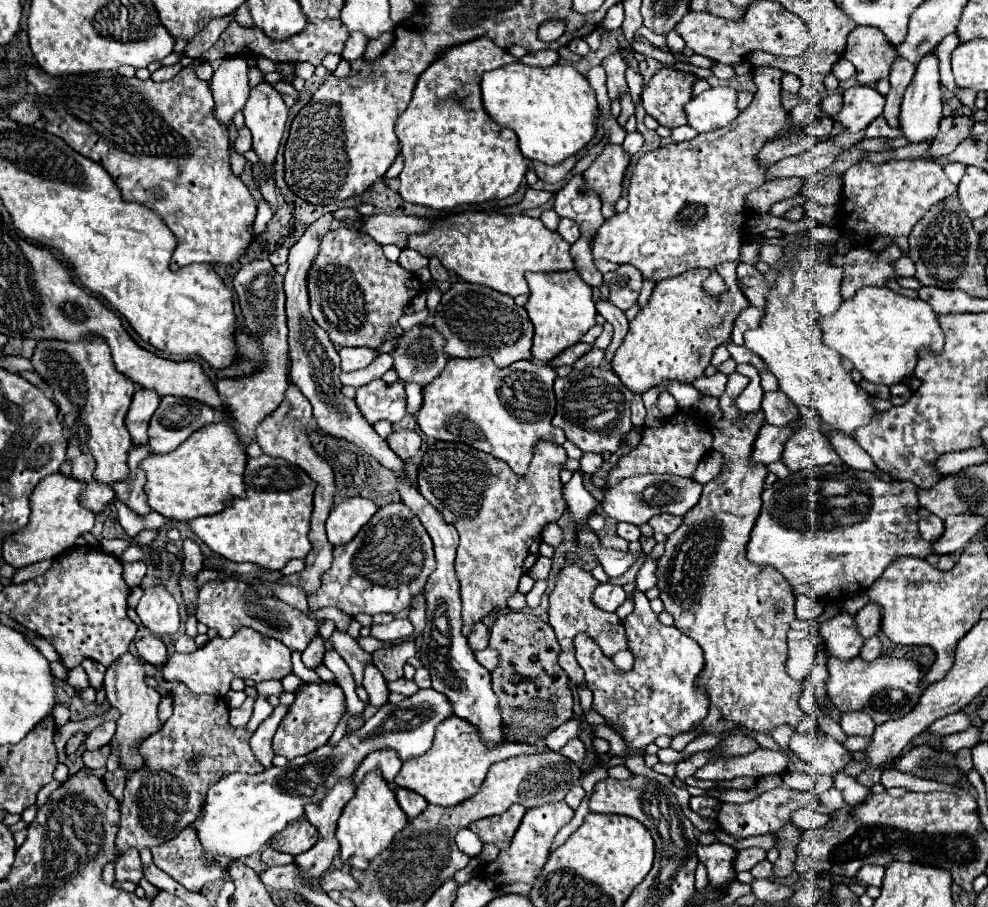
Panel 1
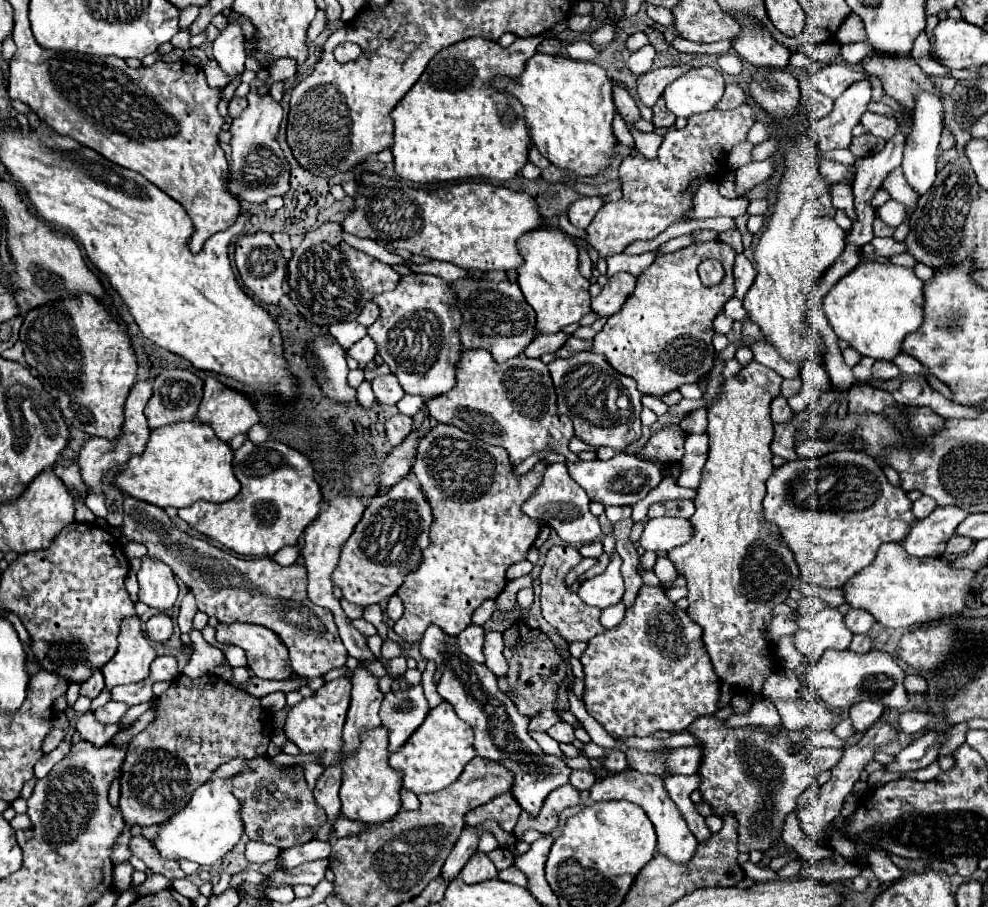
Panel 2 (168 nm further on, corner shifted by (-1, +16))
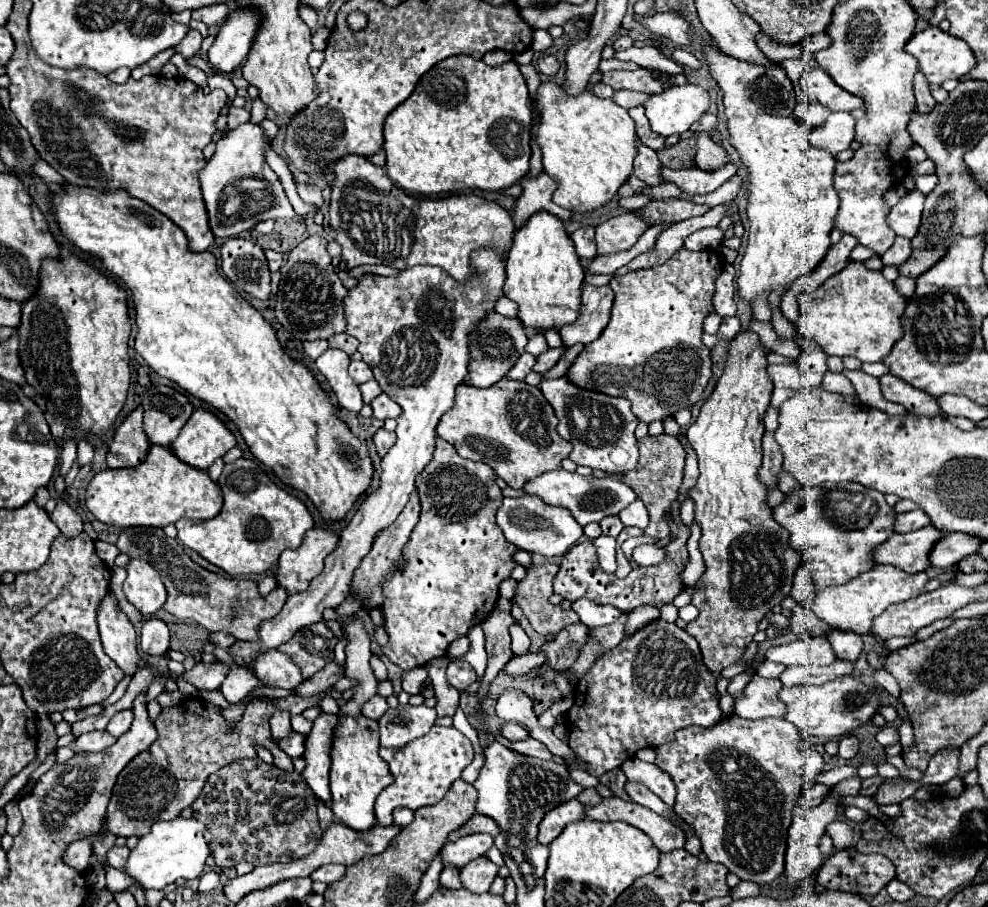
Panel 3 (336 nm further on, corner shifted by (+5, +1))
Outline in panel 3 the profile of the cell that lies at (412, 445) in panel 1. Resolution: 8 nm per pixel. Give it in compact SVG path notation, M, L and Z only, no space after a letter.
M379 429L379 431L373 435L373 441L375 441L375 445L377 445L379 455L383 457L383 455L393 447L393 443L395 443L395 435L389 433L389 431L385 431L385 429Z

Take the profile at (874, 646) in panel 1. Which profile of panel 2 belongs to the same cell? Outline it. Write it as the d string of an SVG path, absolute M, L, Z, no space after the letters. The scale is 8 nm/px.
M867 634L867 636L855 636L849 648L851 648L853 652L857 652L857 654L863 654L863 652L869 652L871 646L873 646L873 640L871 640L871 636Z

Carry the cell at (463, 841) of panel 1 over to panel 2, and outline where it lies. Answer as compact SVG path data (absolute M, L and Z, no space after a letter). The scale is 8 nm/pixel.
M479 832L479 850L481 852L489 852L489 850L495 850L495 848L499 848L499 844L497 844L497 840L495 840L495 836L491 836L491 832Z

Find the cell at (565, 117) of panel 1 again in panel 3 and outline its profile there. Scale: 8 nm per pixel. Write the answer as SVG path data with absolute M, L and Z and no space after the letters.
M541 83L535 107L541 115L535 139L543 151L543 169L559 181L553 201L573 213L591 213L607 205L633 175L637 135L629 113L611 99L599 99L587 89L569 97L555 83Z

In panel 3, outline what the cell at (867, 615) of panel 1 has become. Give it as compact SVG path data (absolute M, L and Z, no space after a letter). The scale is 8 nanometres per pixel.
M833 629L829 635L827 635L837 659L845 659L845 661L857 661L857 657L861 655L863 651L863 641L857 633L851 633L851 631L837 631Z

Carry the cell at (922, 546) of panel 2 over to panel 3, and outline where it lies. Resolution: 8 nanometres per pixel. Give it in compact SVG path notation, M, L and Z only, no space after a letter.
M933 525L903 535L895 533L873 549L873 563L893 565L905 573L925 571L929 567L929 553L939 537L941 531L937 531Z

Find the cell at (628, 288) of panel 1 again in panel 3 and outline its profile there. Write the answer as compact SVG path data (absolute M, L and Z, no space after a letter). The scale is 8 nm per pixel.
M585 285L581 295L581 311L577 321L569 323L569 327L561 327L559 335L563 347L571 347L575 343L591 343L595 341L605 325L609 323L609 311L613 305L613 291L611 287L593 287Z

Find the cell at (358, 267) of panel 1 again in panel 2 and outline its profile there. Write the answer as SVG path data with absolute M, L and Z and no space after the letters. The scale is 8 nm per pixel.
M325 222L319 228L305 234L301 246L289 260L289 298L301 312L301 316L315 326L333 326L339 322L355 320L365 302L377 294L393 290L399 282L399 274L373 256L355 250L343 240L343 228L337 222Z

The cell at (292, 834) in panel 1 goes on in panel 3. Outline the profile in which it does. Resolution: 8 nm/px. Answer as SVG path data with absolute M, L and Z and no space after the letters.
M259 757L253 759L237 759L209 775L201 795L191 805L193 817L205 823L205 839L209 839L209 847L213 847L211 855L219 869L235 867L241 861L249 861L253 865L269 865L269 863L289 863L311 853L321 841L321 827L317 819L317 803L315 795L309 791L301 773L281 771L273 763L265 763Z

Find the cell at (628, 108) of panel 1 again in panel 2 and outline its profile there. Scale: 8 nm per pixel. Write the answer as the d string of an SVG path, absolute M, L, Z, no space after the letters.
M617 113L614 117L612 128L615 137L620 143L625 144L630 148L635 148L635 141L619 113Z

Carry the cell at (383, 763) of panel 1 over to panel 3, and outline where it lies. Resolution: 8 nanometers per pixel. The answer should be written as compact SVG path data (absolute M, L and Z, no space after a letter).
M399 705L397 709L387 709L379 719L381 747L403 747L409 741L423 737L433 727L435 719L435 709L427 705Z

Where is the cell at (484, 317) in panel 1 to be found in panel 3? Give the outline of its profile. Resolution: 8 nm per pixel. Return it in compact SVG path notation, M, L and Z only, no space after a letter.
M489 313L489 317L471 333L471 363L465 383L473 387L491 387L513 367L517 357L525 351L525 345L527 335L519 319L507 319L499 313Z

